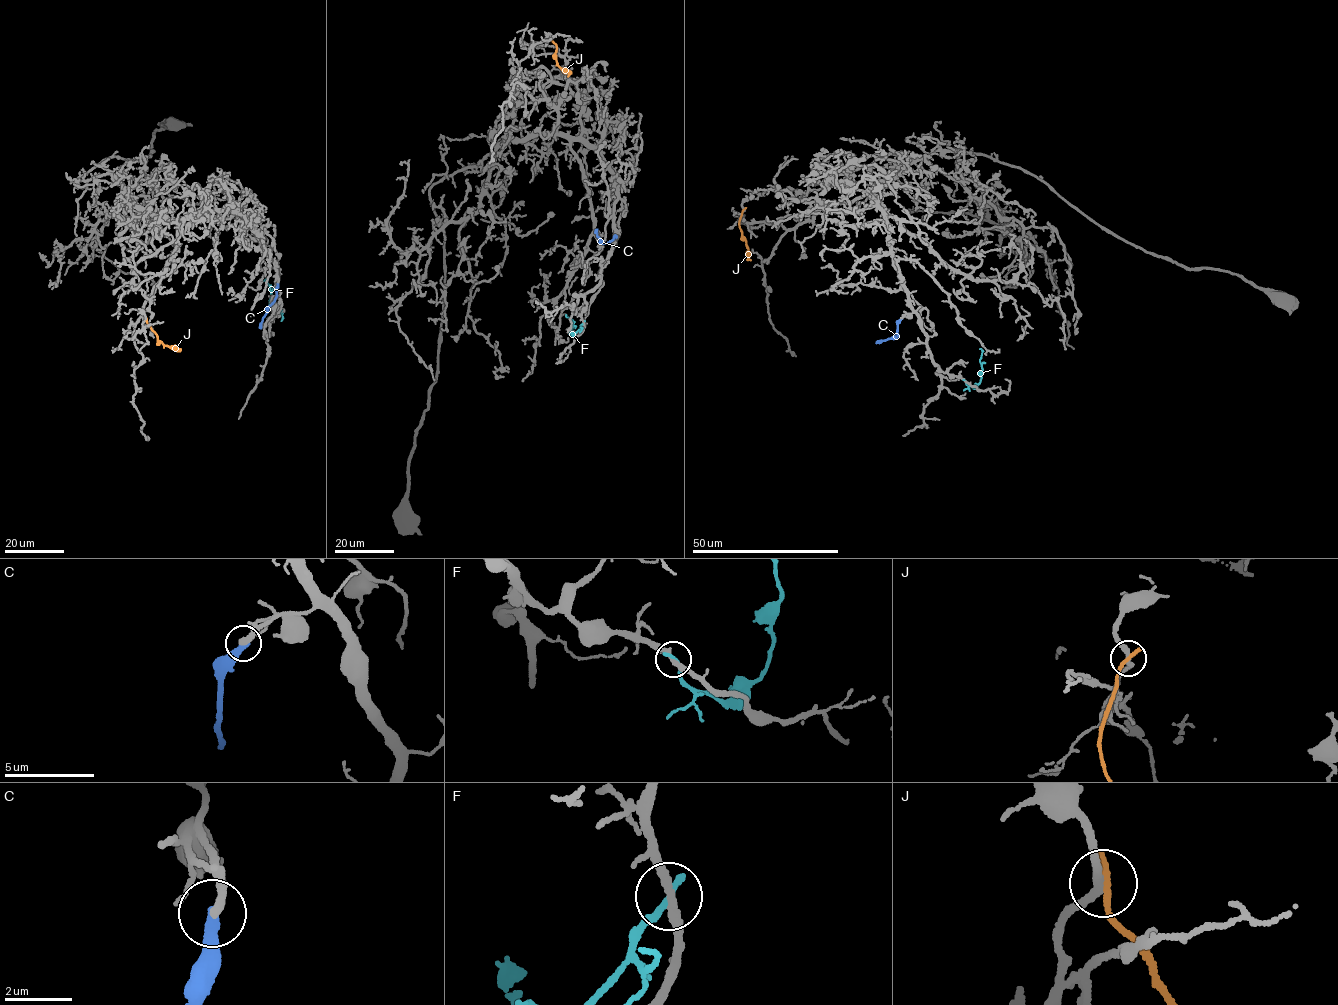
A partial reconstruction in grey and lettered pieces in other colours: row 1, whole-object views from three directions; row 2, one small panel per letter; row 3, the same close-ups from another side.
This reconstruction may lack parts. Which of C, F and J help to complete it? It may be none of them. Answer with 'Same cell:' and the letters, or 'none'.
Same cell: none

